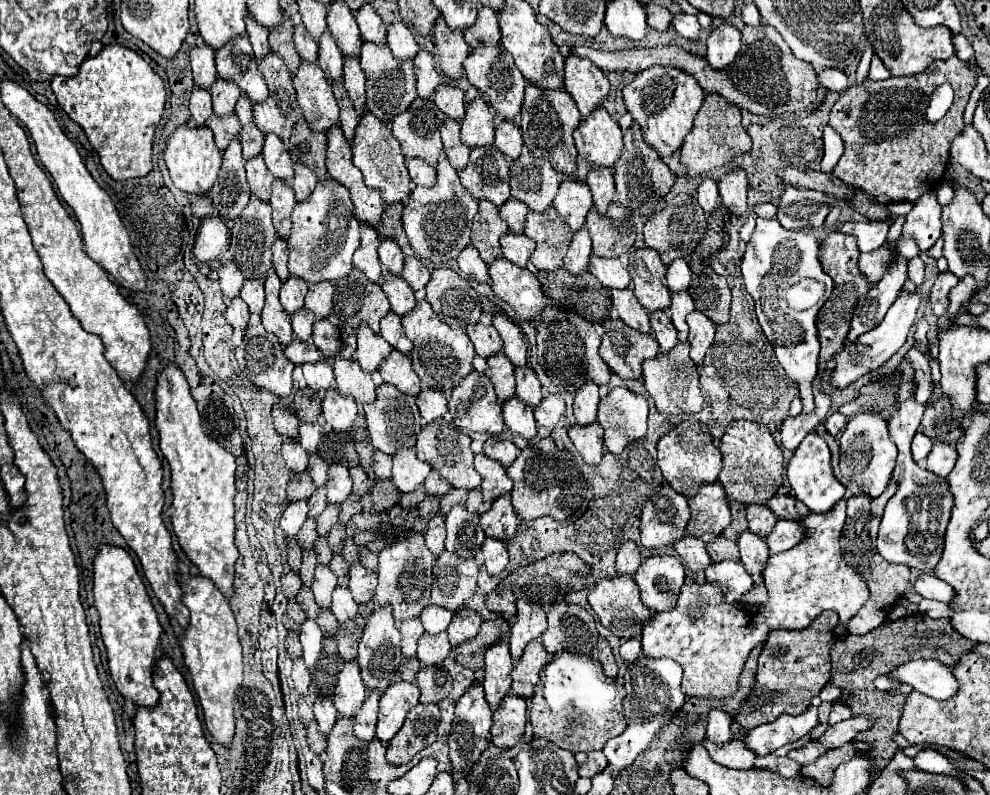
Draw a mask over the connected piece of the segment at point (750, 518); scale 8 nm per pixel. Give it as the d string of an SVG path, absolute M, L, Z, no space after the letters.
M747 504L747 522L751 532L765 538L777 524L777 516L765 504Z

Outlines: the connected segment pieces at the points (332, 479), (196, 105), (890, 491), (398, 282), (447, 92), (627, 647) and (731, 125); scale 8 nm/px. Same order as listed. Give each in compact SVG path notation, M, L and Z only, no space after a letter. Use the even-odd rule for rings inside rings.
M331 464L329 466L329 480L327 480L327 498L331 504L341 504L351 494L351 476L345 464Z
M195 86L193 92L191 92L191 98L189 98L189 110L191 110L193 124L195 124L195 126L203 126L205 120L213 114L209 90Z
M891 480L891 482L889 482L889 488L887 488L879 498L875 498L875 500L873 500L873 504L871 504L871 512L873 512L873 514L877 514L877 516L881 516L881 514L883 514L885 504L889 502L889 498L891 498L895 492L897 492L897 482L895 482L895 480Z
M385 272L381 288L383 288L383 292L387 294L387 298L391 302L391 310L393 312L403 316L405 312L413 310L413 306L415 306L413 290L401 276L391 276L389 272Z
M441 84L439 88L435 88L435 104L453 120L463 120L465 116L463 92L457 86Z
M635 638L635 640L625 640L625 642L621 644L619 652L621 652L621 658L623 658L625 662L637 660L637 658L643 654L643 652L641 652L641 640L639 640L639 638Z
M705 94L703 106L695 116L695 124L691 132L685 136L685 142L681 146L681 164L687 168L689 178L701 178L701 174L725 166L729 160L735 160L749 148L751 148L751 138L741 124L739 108L723 100L723 96L719 94Z

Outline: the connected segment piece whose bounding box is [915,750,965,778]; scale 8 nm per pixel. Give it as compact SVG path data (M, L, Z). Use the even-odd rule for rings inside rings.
M925 750L925 752L919 752L915 756L915 766L917 770L923 770L923 772L931 772L931 774L945 774L945 776L965 776L963 772L957 772L951 762L947 760L945 754L937 752L937 750Z

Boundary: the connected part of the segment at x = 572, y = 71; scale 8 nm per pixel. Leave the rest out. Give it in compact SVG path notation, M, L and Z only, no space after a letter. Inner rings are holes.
M565 58L565 88L573 96L579 112L587 118L593 108L601 106L609 94L607 76L587 58Z

